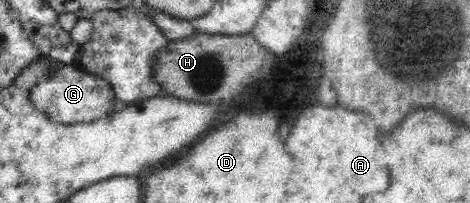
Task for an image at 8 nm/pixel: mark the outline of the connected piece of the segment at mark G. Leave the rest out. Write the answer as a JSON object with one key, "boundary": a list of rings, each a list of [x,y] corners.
{"boundary":[[[74,64],[53,65],[50,71],[29,90],[30,103],[45,113],[49,121],[63,125],[93,122],[108,117],[119,106],[106,80],[79,70]]]}

